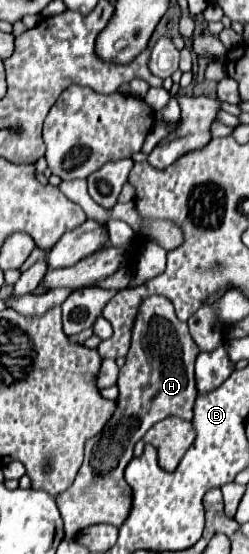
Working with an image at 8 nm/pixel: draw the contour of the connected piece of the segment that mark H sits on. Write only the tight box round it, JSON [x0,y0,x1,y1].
[55,295,199,537]

